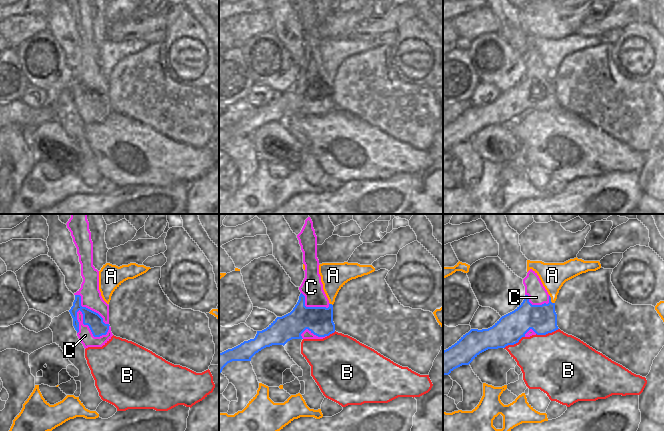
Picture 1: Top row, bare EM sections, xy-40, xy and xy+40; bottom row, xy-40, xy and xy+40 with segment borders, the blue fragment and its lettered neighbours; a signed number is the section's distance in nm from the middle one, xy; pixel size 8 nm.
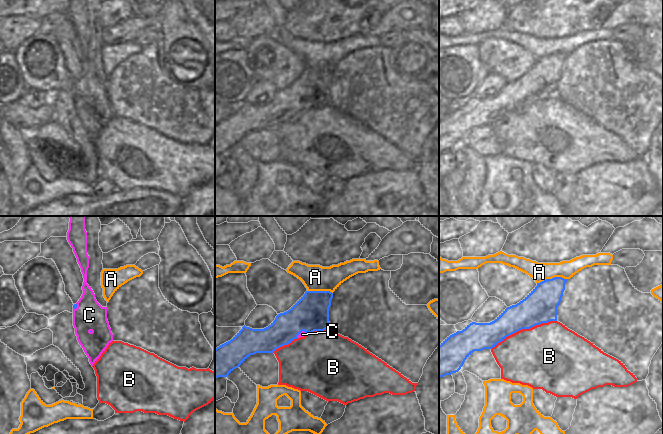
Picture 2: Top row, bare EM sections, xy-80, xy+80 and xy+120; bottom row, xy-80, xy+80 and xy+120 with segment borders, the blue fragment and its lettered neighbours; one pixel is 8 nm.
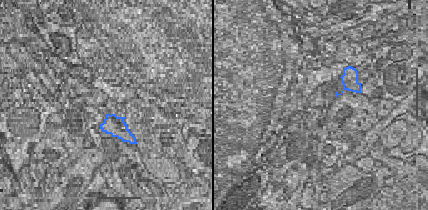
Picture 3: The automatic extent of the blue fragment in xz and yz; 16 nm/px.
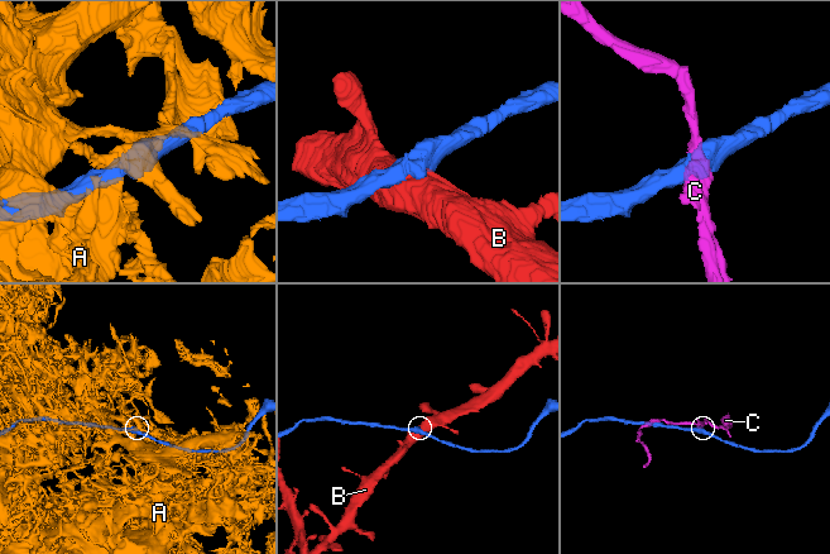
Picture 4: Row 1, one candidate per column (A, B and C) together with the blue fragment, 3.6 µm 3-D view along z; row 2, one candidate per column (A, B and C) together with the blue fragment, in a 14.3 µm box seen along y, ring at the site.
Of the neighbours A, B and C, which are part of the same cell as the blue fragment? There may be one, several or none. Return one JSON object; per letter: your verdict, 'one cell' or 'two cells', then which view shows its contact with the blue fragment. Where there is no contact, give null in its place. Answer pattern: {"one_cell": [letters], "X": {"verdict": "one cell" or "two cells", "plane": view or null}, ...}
{"one_cell": [], "A": {"verdict": "two cells", "plane": "xy+40"}, "B": {"verdict": "two cells", "plane": "xy+40"}, "C": {"verdict": "two cells", "plane": "xy-40"}}

